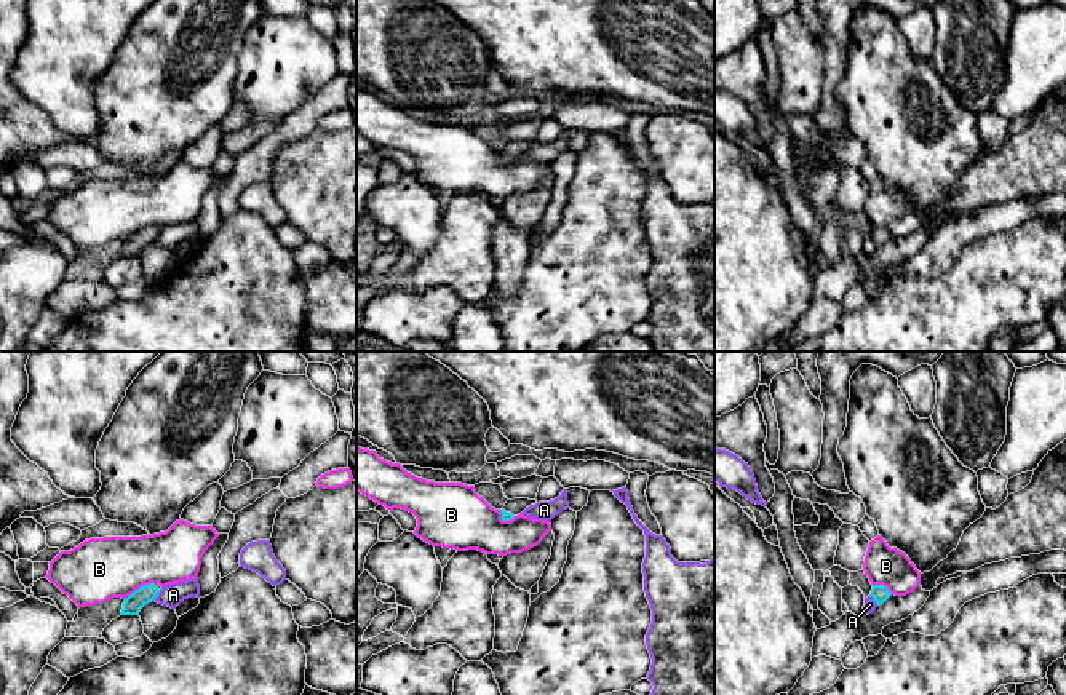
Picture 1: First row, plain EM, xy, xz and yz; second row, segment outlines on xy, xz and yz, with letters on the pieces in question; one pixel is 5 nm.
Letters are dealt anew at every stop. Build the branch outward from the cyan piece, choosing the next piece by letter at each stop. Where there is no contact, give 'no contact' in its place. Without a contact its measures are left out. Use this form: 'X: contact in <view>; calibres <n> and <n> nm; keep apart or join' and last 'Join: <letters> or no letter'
A: contact in xy; calibres 90 and 110 nm; keep apart
B: contact in xy; calibres 90 and 320 nm; keep apart
Join: no letter

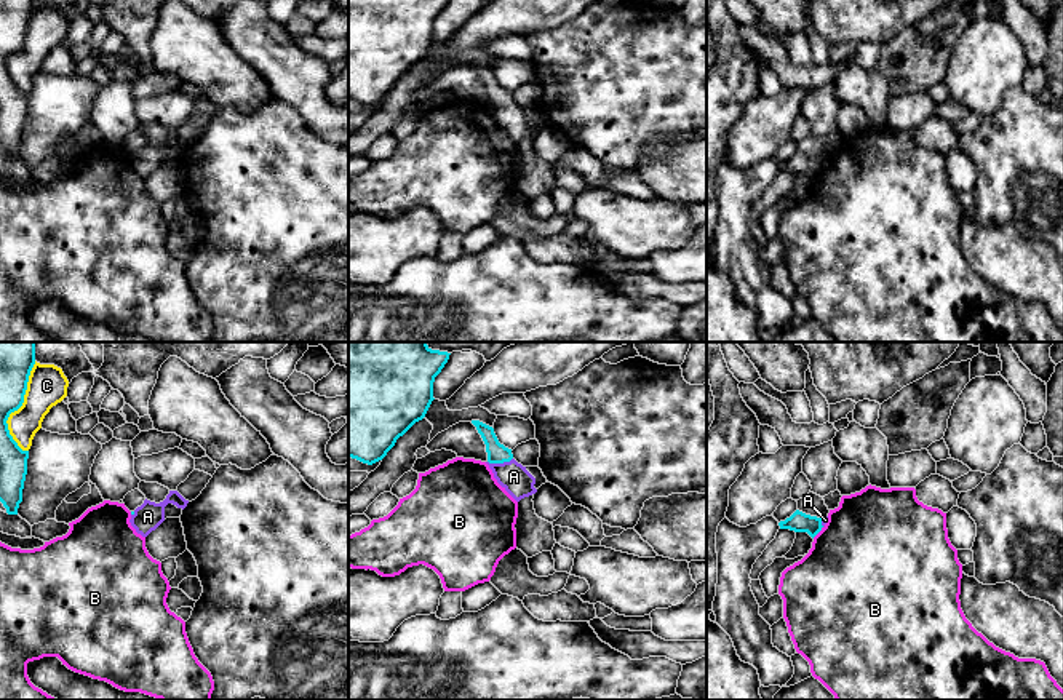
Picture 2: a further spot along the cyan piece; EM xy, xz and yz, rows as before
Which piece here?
A: contact in xz; calibres 100 and 150 nm; join
B: contact in yz; calibres 100 and 480 nm; keep apart
C: contact in xy; calibres 150 and 200 nm; keep apart
Join: A

